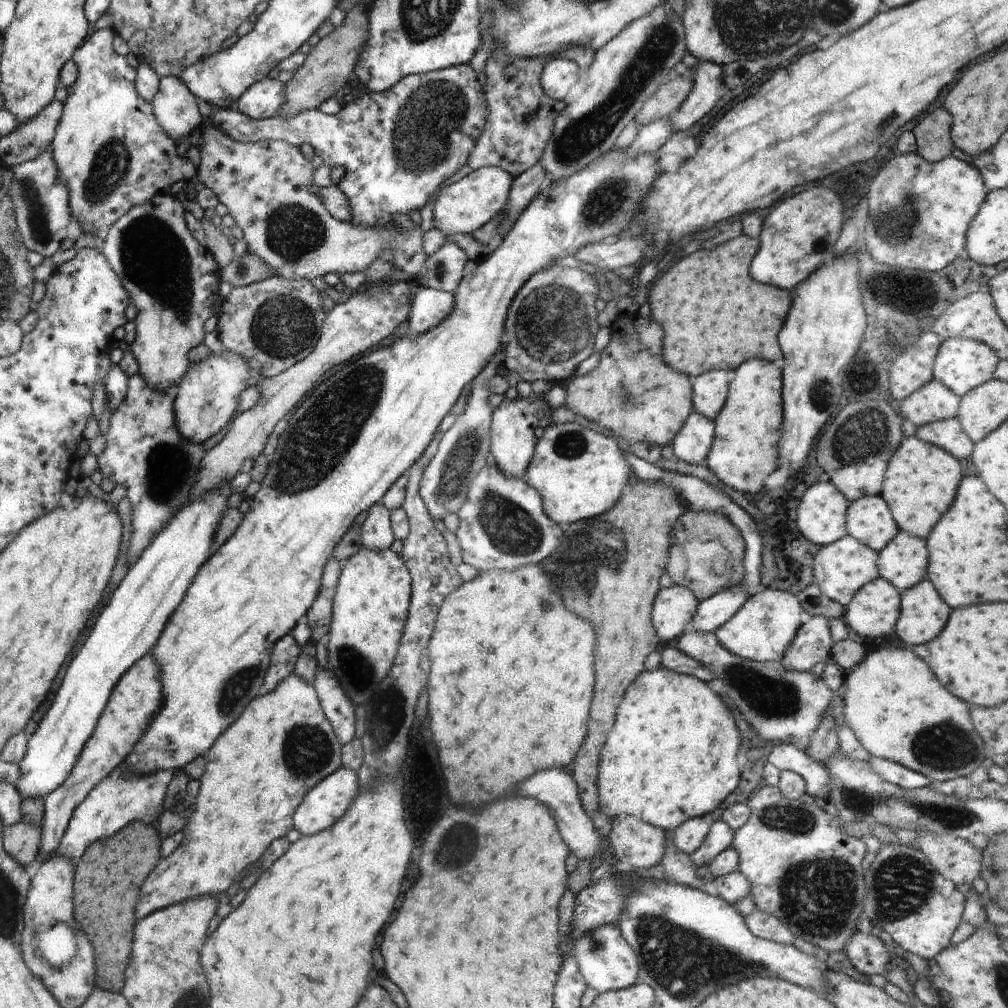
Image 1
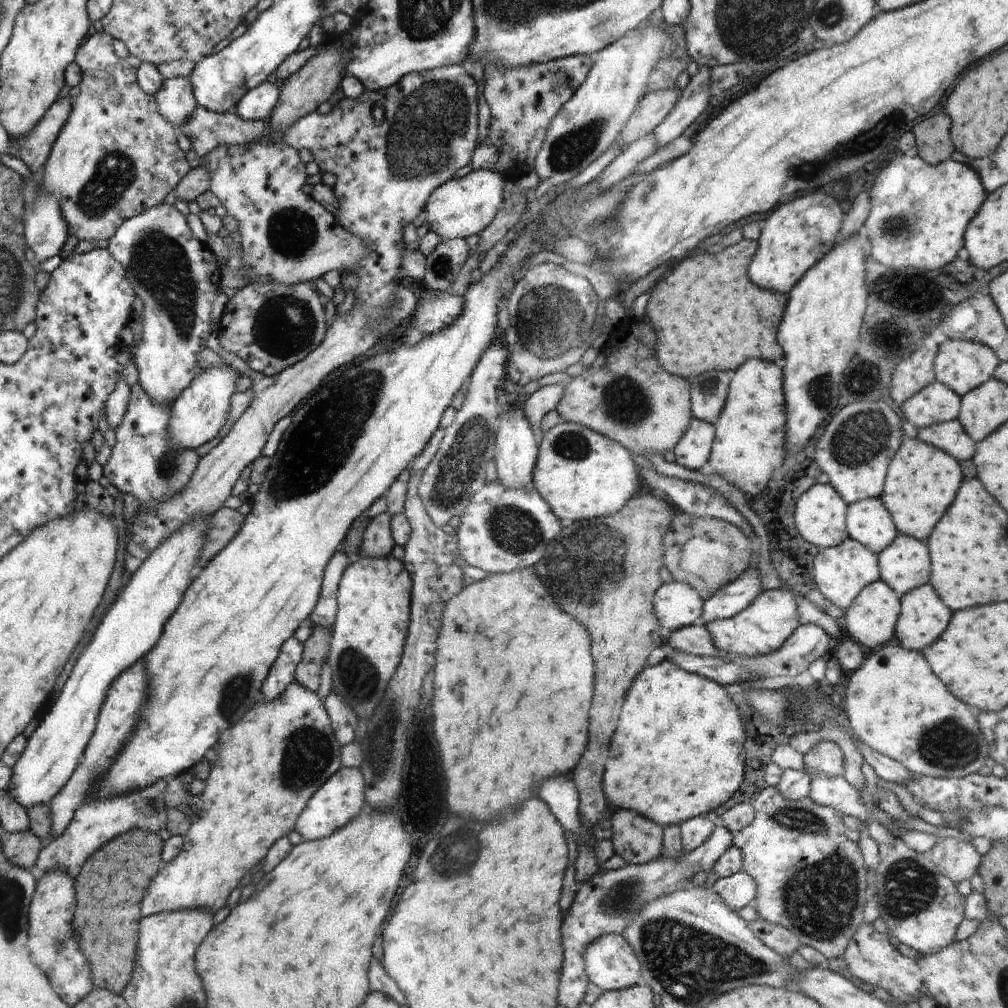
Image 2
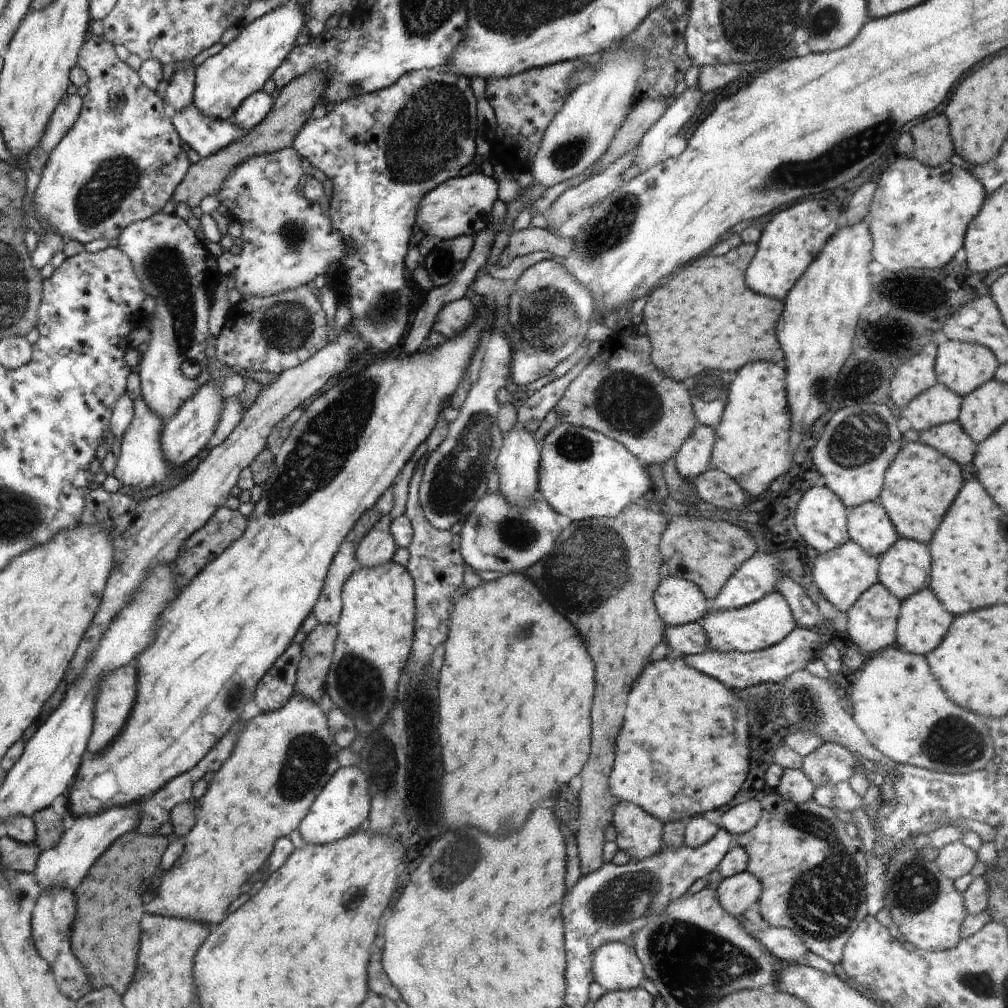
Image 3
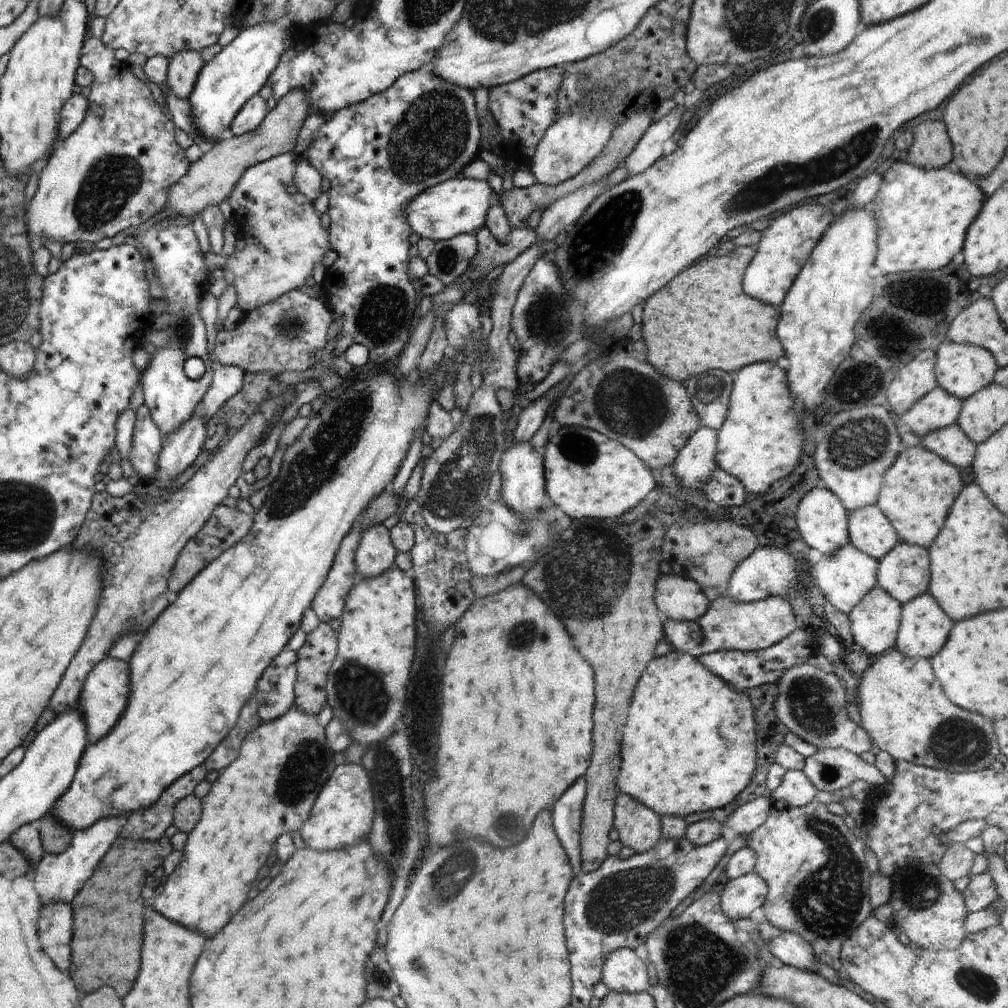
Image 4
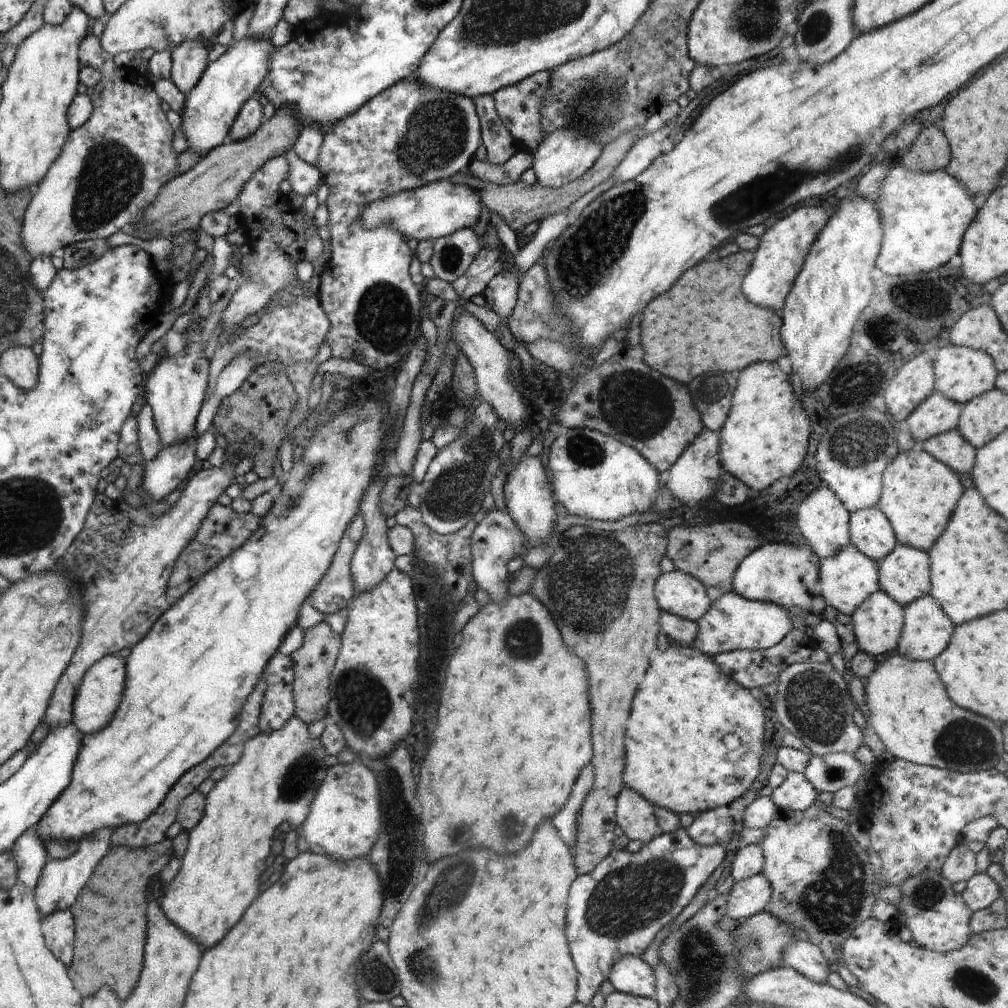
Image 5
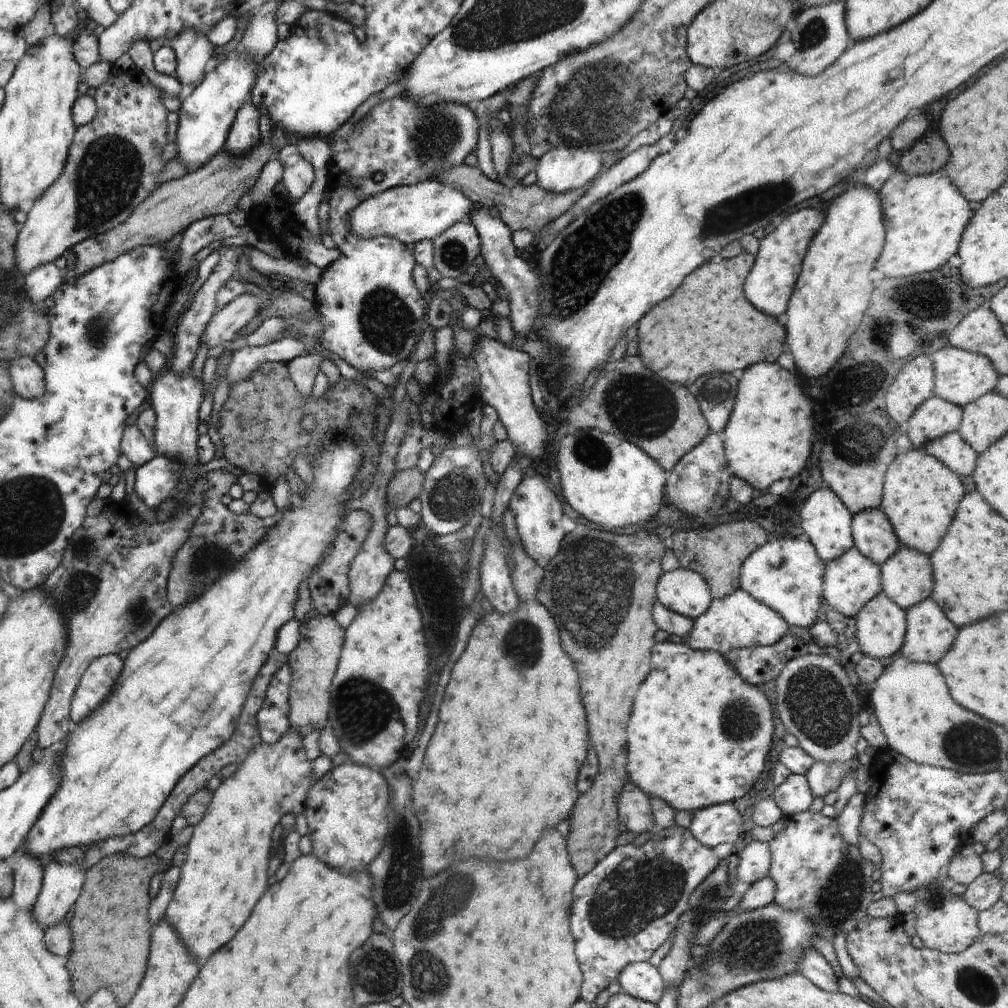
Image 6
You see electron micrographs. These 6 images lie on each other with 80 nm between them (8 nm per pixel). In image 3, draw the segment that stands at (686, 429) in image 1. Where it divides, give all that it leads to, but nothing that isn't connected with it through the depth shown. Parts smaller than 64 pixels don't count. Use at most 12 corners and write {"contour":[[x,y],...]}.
{"contour":[[695,426],[675,456],[684,480],[710,469],[715,429]]}

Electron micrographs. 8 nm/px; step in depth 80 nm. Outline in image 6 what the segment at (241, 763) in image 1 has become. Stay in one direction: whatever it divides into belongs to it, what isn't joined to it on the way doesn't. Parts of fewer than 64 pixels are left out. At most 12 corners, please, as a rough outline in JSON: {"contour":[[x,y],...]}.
{"contour":[[292,728],[195,826],[165,919],[200,967],[268,888],[270,834],[303,812]]}

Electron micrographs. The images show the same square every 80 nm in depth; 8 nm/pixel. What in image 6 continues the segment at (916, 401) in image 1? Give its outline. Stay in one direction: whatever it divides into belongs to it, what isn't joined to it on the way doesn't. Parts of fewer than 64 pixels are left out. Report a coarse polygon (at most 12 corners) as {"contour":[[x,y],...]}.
{"contour":[[934,395],[904,430],[914,449],[958,431],[963,407]]}

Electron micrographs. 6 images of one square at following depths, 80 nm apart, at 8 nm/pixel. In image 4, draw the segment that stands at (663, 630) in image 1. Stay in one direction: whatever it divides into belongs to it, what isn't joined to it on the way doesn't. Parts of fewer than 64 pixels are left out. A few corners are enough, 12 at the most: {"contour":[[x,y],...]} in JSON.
{"contour":[[672,572],[655,582],[663,619],[697,621],[701,586]]}

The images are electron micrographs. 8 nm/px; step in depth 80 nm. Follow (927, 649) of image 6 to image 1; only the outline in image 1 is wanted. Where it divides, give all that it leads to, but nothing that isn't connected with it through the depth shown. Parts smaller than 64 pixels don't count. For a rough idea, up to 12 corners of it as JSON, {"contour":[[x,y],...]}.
{"contour":[[928,580],[901,592],[895,624],[904,644],[923,645],[951,608]]}

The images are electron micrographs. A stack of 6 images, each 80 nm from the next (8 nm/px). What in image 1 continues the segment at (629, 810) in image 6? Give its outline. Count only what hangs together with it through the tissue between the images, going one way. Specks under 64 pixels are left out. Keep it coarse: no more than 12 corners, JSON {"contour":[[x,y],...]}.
{"contour":[[626,815],[608,842],[623,867],[647,870],[663,859],[667,834]]}

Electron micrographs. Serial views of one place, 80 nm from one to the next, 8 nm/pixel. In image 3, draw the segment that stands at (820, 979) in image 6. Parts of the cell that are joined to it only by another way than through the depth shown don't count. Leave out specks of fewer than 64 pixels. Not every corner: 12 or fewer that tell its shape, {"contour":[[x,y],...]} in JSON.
{"contour":[[790,929],[750,931],[785,964],[806,964],[806,945]]}

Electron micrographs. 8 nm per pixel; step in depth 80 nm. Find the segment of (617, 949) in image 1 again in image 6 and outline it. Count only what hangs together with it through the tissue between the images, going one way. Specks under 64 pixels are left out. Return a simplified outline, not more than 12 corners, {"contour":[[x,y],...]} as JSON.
{"contour":[[630,963],[621,992],[657,1005],[665,991],[659,970]]}

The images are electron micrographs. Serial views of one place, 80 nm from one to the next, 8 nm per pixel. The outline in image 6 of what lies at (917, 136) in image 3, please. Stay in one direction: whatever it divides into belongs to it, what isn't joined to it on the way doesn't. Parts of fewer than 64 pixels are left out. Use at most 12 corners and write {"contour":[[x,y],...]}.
{"contour":[[927,132],[895,157],[907,175],[942,169],[951,152],[940,132]]}

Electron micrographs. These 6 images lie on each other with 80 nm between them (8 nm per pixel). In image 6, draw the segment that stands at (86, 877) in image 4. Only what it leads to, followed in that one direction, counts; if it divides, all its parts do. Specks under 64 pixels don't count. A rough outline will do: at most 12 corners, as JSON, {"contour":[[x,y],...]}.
{"contour":[[99,844],[78,865],[44,866],[30,912],[44,930],[62,924],[78,902]]}

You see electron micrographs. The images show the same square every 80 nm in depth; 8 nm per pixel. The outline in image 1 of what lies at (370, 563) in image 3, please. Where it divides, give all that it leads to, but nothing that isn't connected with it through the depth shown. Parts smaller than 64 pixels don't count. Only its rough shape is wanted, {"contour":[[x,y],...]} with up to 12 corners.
{"contour":[[372,505],[360,527],[361,545],[390,549],[395,540],[391,512]]}

